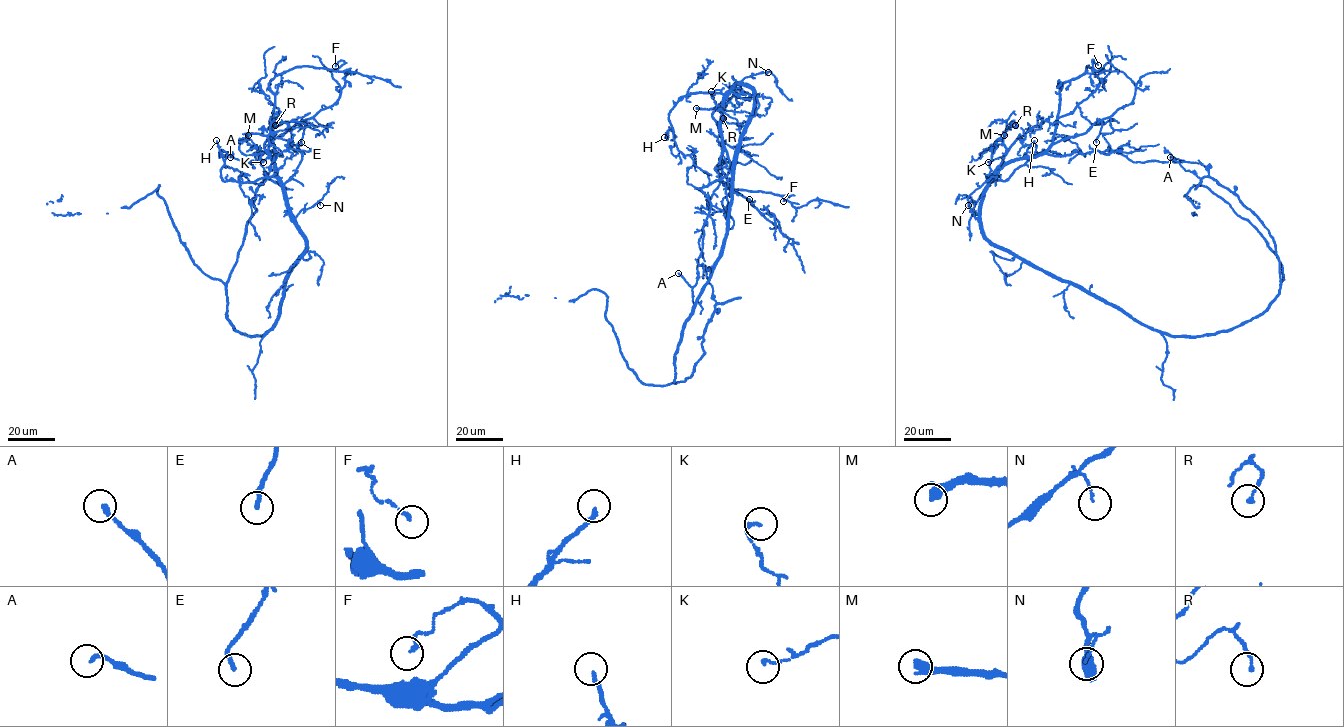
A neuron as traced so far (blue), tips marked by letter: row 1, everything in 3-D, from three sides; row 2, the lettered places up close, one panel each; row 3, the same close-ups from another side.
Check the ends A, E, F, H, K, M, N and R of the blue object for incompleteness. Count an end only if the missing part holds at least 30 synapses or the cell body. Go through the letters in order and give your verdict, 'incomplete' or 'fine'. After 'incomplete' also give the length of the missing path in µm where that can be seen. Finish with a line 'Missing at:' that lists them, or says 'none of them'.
A: fine
E: fine
F: fine
H: fine
K: fine
M: incomplete; about 60 µm are missing
N: fine
R: fine
Missing at: M

